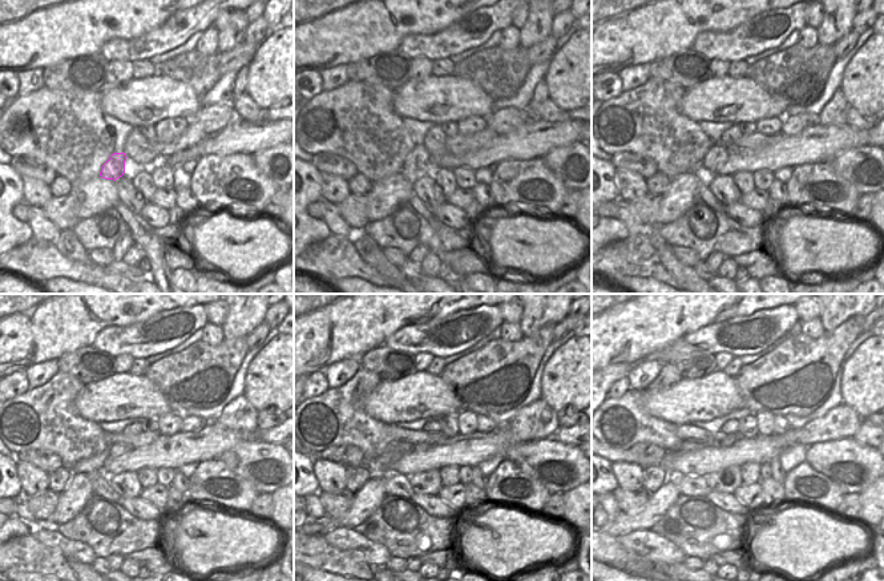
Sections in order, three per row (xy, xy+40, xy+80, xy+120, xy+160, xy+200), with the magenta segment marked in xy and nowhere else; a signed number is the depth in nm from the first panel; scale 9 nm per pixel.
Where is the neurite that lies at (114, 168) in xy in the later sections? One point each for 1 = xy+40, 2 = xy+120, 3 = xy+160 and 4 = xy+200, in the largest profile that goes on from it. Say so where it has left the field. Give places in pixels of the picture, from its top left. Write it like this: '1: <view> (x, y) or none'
1: xy+40 (418, 161)
2: xy+120 (116, 450)
3: xy+160 (418, 447)
4: xy+200 (730, 439)

